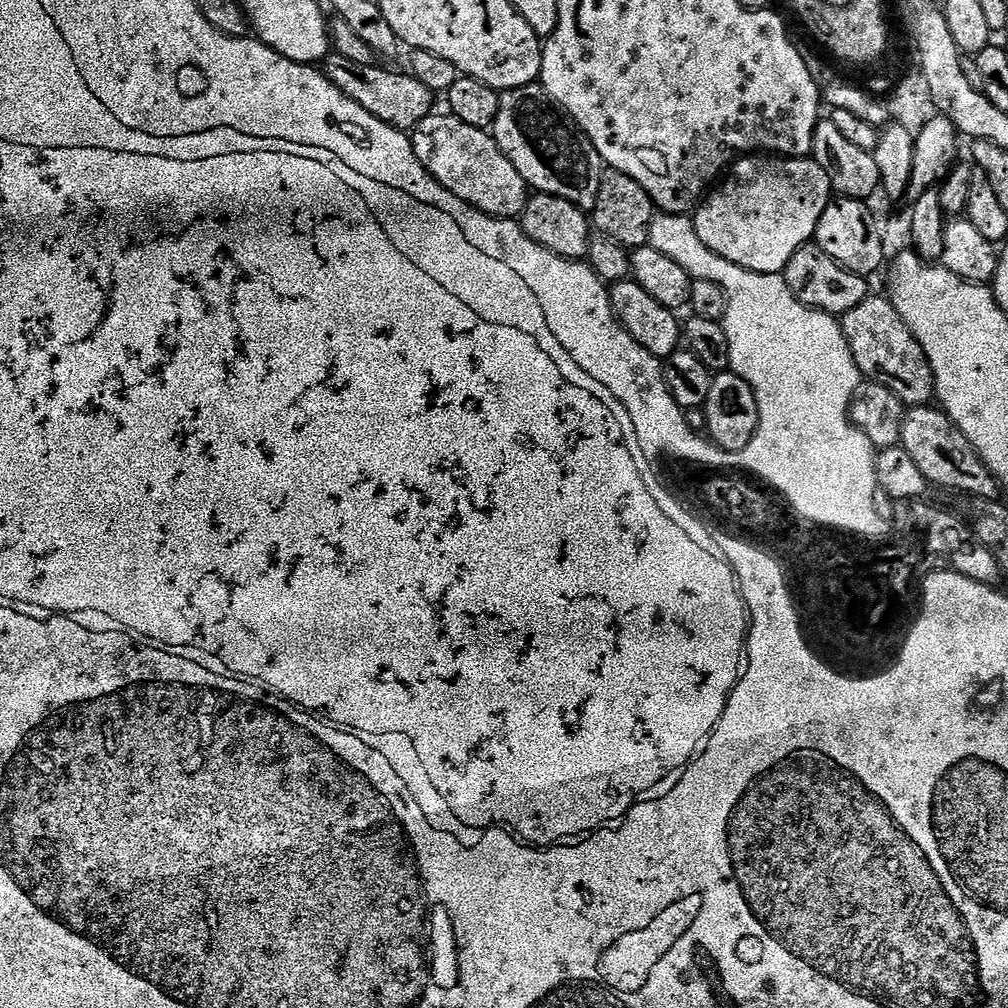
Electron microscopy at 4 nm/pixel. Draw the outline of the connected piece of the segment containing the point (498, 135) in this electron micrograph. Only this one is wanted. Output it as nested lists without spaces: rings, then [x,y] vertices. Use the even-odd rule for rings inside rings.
[[[537,82],[500,92],[498,118],[490,129],[496,144],[514,162],[533,193],[566,198],[574,206],[590,210],[596,205],[606,165],[602,154],[590,142],[576,121],[548,97],[544,85]]]

